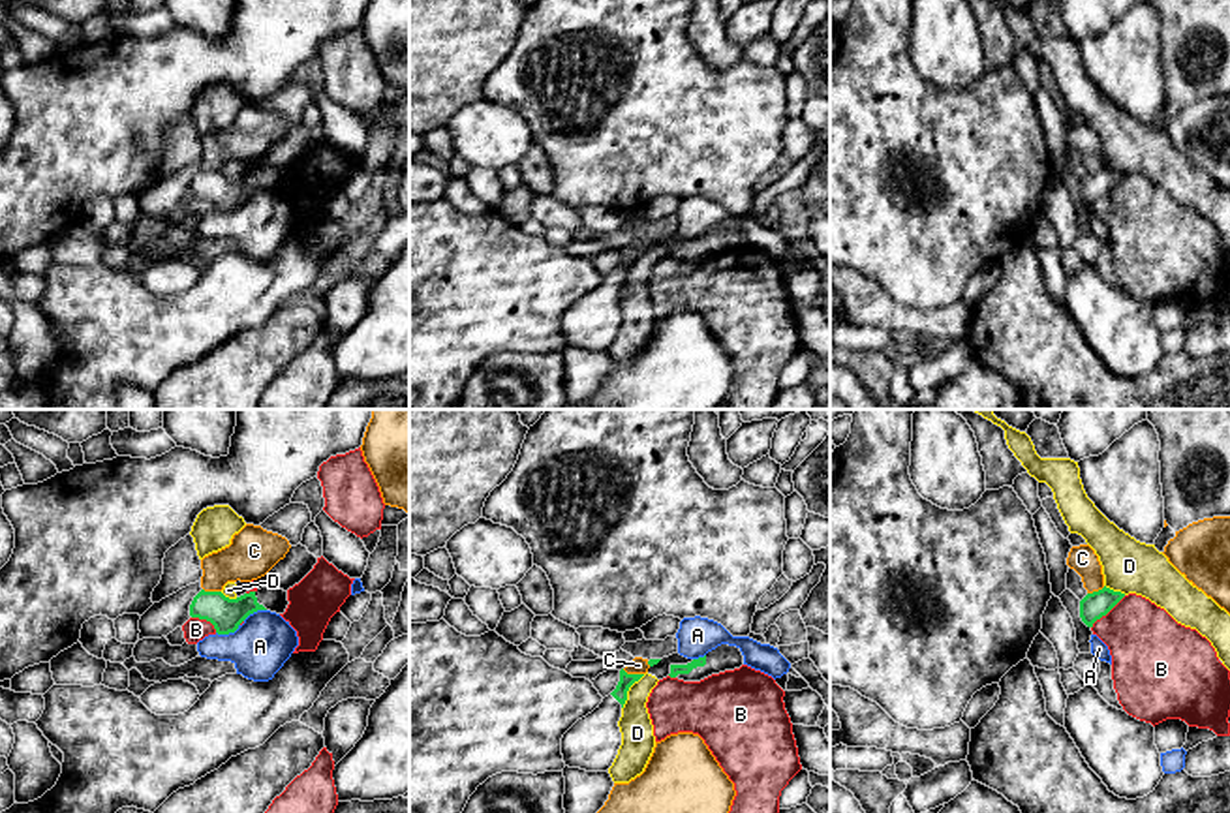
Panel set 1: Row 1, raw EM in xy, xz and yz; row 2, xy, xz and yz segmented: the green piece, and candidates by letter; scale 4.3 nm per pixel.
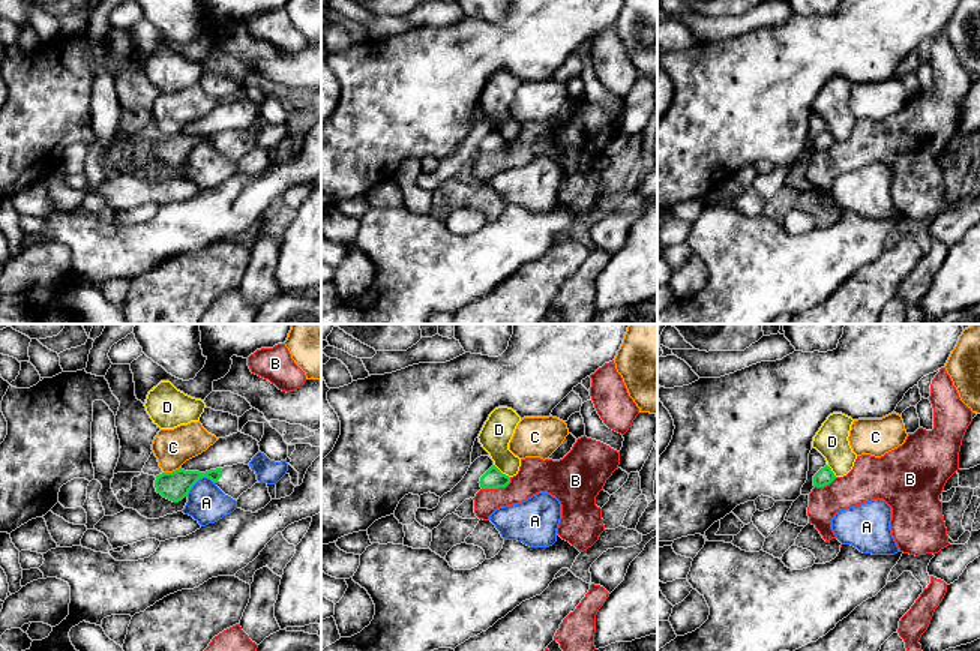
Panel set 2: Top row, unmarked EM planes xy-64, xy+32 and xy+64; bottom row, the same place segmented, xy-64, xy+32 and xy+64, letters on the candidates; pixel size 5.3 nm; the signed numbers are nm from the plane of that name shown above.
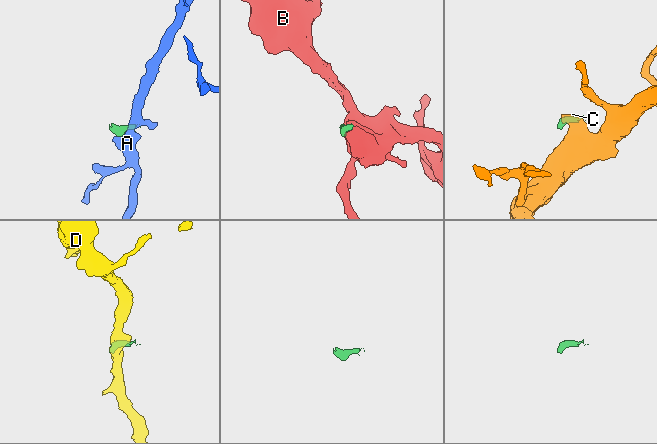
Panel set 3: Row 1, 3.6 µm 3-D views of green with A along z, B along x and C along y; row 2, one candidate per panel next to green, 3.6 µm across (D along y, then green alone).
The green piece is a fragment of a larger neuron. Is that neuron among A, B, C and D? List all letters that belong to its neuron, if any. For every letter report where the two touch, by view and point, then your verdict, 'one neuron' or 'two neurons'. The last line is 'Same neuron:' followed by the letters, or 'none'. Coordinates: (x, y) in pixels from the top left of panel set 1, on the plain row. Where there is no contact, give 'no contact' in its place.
A: xy (228, 213) | two neurons
B: yz (1106, 192) | two neurons
C: xz (633, 254) | two neurons
D: xz (628, 269) | two neurons
Same neuron: none

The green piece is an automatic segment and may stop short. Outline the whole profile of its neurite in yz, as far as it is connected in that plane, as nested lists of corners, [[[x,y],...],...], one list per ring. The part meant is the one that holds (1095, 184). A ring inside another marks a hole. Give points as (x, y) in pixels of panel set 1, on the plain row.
[[[1102,167],[1099,171],[1087,173],[1080,180],[1080,197],[1087,207],[1093,207],[1097,199],[1106,195],[1121,178],[1125,173],[1114,171],[1110,167]]]

